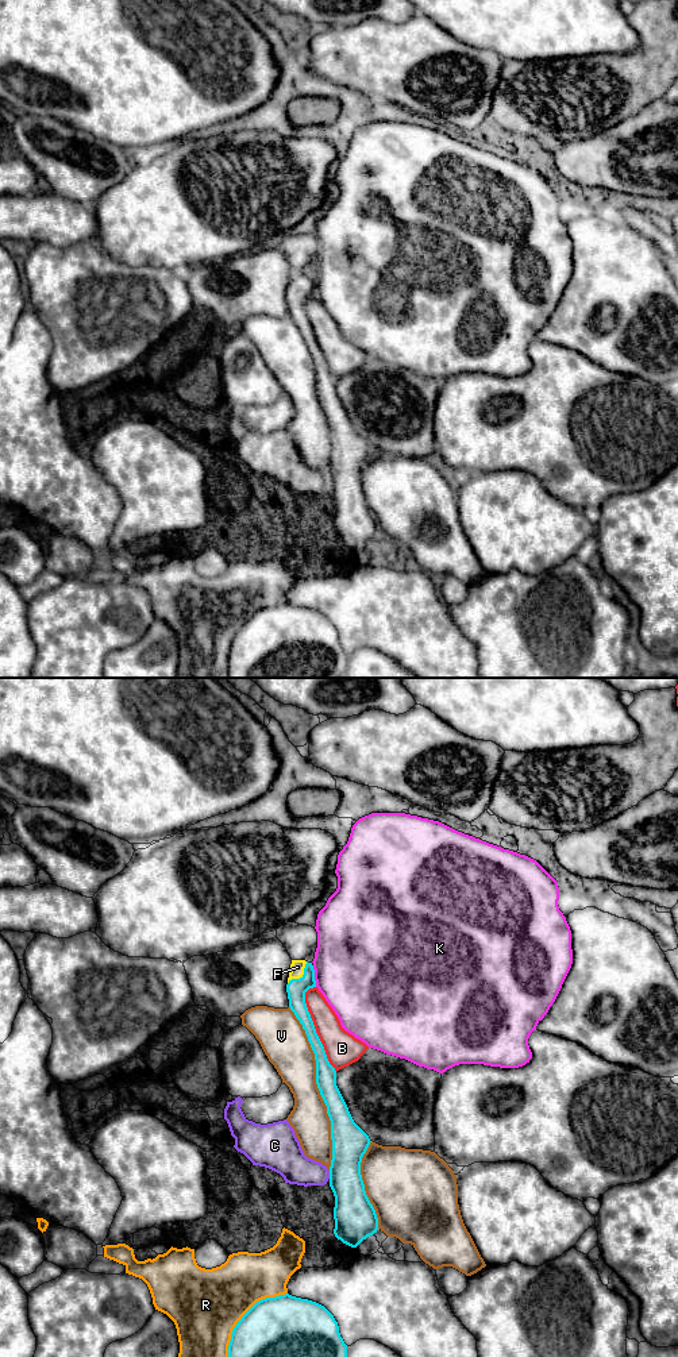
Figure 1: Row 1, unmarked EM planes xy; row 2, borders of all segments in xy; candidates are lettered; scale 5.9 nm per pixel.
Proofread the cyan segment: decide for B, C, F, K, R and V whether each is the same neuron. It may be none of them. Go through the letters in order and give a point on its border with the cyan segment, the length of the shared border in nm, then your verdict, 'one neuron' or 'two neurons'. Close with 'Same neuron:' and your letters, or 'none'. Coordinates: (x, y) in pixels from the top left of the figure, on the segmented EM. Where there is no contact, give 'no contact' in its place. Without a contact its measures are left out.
B: xy (314, 1028) | 550 nm | two neurons
C: xy (330, 1175) | 50 nm | two neurons
F: xy (303, 975) | 180 nm | one neuron
K: xy (314, 976) | 130 nm | two neurons
R: xy (245, 1314) | 500 nm | two neurons
V: xy (318, 1087) | 1000 nm | two neurons
Same neuron: F

